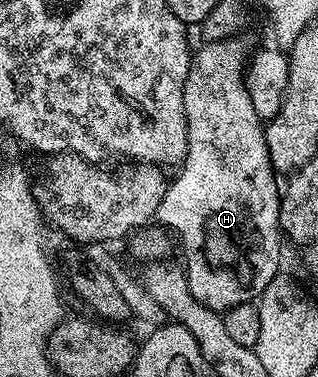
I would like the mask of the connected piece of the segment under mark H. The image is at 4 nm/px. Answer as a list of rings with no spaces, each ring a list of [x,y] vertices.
[[[228,37],[225,41],[210,41],[200,46],[202,49],[192,54],[189,63],[189,73],[185,76],[185,86],[183,87],[183,111],[187,121],[187,151],[185,159],[179,166],[177,178],[170,180],[165,186],[165,194],[157,208],[156,220],[162,221],[165,225],[170,225],[177,232],[177,237],[181,240],[181,249],[185,252],[183,266],[187,283],[191,295],[200,305],[216,311],[224,311],[241,305],[244,301],[253,301],[260,298],[261,293],[271,283],[271,279],[278,276],[281,265],[281,241],[283,245],[283,234],[281,232],[281,195],[282,190],[277,189],[278,174],[270,163],[265,143],[265,125],[261,117],[255,115],[255,109],[251,107],[251,101],[245,91],[244,71],[247,67],[247,52],[241,39]]]

